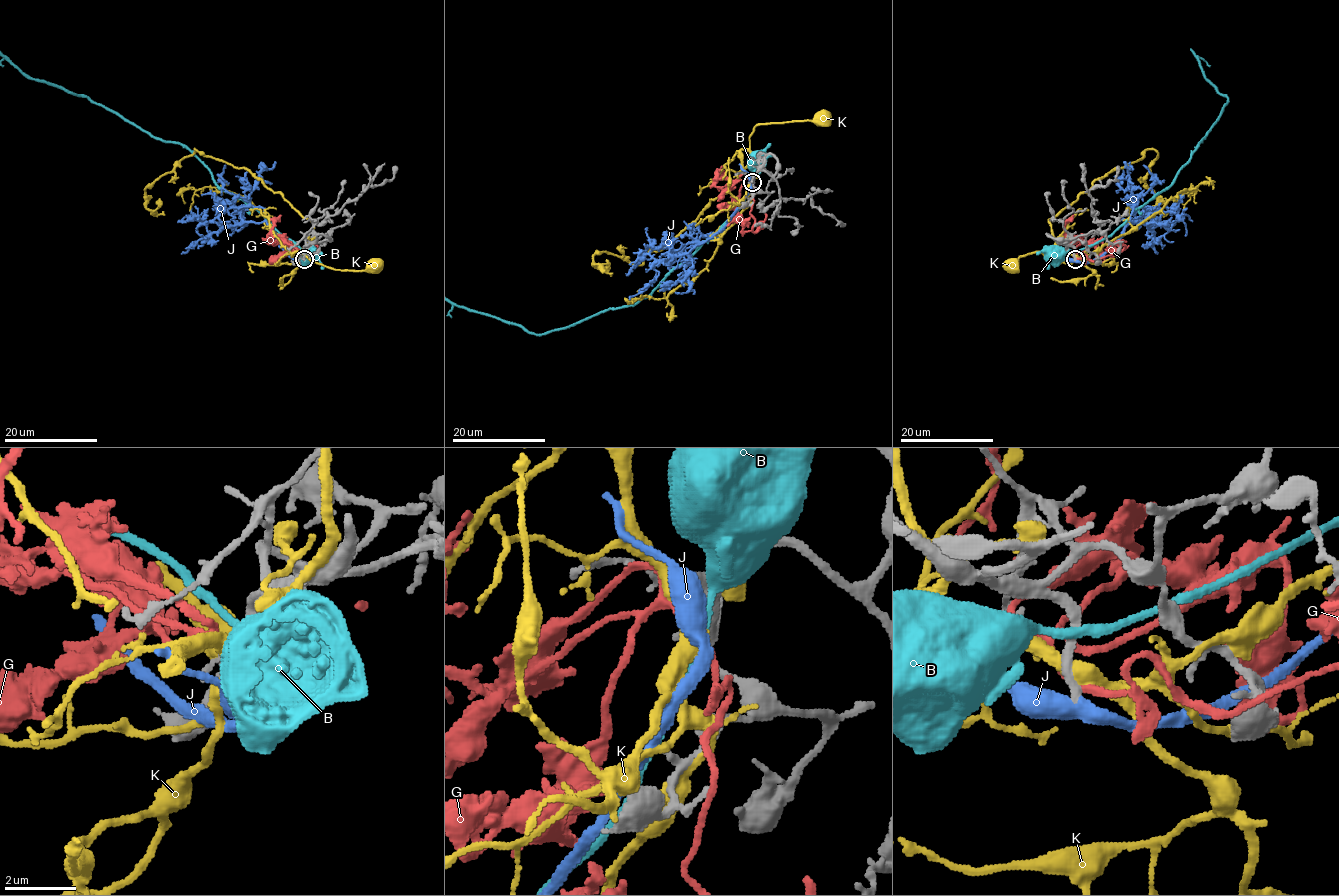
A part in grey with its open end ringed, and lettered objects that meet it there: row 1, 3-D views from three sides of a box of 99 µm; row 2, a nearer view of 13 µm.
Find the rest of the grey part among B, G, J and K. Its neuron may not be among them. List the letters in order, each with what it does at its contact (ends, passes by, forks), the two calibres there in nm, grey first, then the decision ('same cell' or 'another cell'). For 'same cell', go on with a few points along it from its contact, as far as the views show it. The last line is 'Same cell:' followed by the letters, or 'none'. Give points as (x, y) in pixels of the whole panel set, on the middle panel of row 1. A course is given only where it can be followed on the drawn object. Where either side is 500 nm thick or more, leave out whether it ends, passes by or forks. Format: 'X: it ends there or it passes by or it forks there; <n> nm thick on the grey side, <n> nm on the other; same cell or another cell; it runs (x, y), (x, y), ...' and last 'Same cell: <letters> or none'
B: it passes by; 240 nm thick on the grey side, 260 nm on the other; another cell
G: it passes by; 320 nm thick on the grey side, 200 nm on the other; another cell
J: it passes by; 280 nm thick on the grey side, 440 nm on the other; same cell; it runs (752, 182), (748, 193), (723, 228), (687, 253), (669, 255), (657, 262), (654, 279), (645, 290), (629, 299)
K: it passes by; 360 nm thick on the grey side, 480 nm on the other; another cell
Same cell: J

